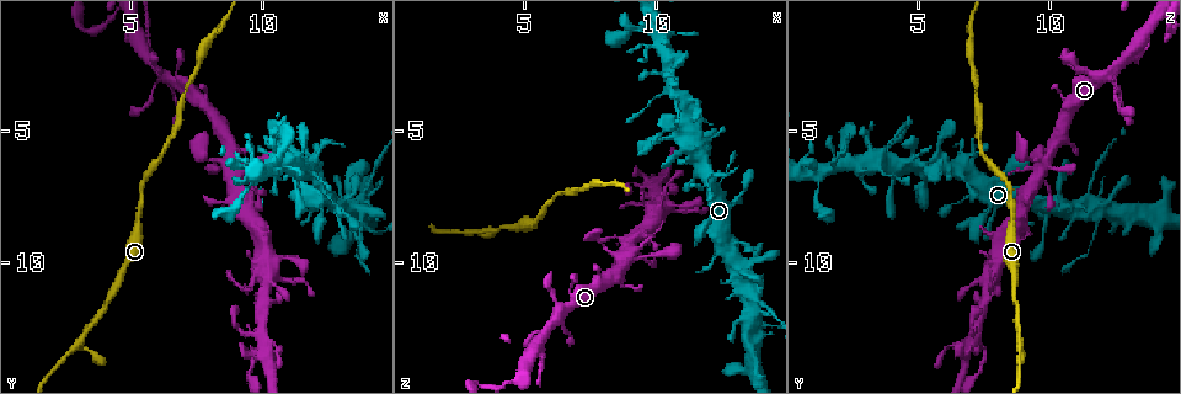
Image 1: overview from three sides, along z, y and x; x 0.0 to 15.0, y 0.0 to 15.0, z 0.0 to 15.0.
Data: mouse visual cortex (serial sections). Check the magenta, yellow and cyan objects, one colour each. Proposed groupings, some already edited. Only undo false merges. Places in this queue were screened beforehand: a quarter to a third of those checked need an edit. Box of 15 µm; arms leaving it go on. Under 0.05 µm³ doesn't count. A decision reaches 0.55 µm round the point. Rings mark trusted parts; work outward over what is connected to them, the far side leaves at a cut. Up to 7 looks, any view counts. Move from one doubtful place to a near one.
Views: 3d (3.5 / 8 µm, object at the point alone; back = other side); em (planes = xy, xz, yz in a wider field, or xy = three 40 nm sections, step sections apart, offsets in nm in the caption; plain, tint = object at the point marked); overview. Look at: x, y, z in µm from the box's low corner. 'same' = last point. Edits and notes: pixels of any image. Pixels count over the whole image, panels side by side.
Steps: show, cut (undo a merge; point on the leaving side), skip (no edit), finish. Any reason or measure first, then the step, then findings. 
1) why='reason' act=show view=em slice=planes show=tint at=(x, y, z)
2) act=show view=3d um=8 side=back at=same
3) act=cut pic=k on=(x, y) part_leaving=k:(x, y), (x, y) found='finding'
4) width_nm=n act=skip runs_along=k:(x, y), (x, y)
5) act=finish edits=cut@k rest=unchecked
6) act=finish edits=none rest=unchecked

why='thin neck' act=show view=3d um=3.5 at=(13.4, 7.9, 10.0)

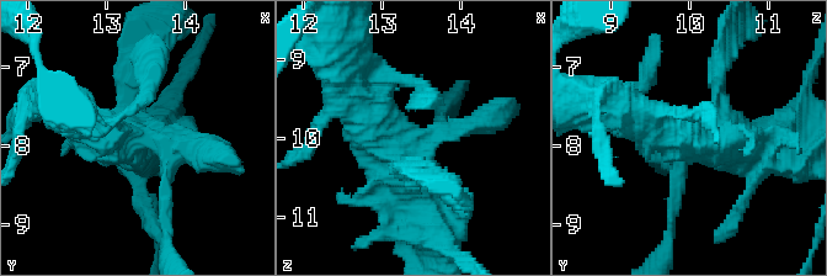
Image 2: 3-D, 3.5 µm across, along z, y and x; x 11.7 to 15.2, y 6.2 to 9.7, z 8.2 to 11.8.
why='need the tissue' act=show view=em slice=xy step=2 show=tint at=(13.45, 7.90, 10.00)

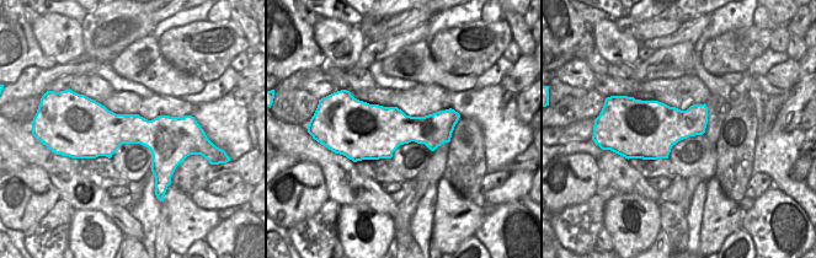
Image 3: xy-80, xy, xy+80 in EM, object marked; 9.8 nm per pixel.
act=show view=em slice=xy step=3 show=tint at=same

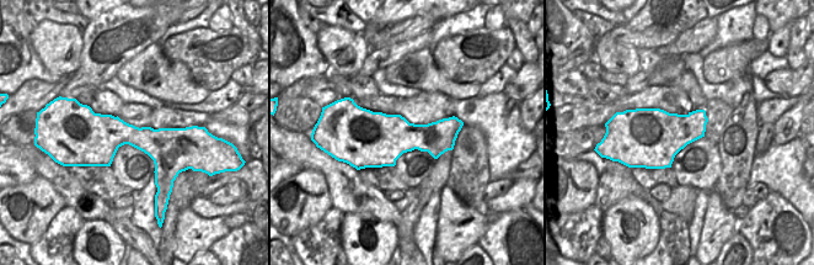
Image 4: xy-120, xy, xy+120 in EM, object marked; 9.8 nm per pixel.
act=skip runs_along=2:(362, 105), (433, 240) found='all the same cell'

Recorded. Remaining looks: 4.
why='thin arm on a thick one' act=show view=3d um=3.5 at=(10.2, 6.5, 1.5)

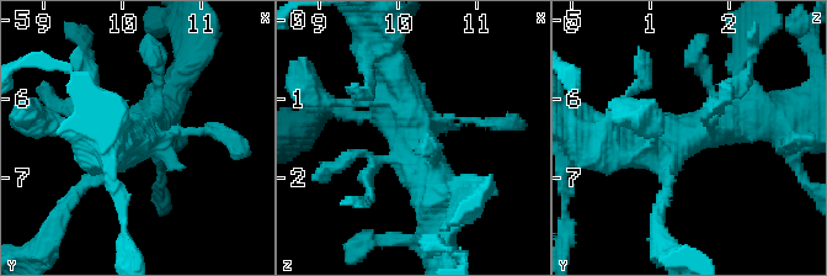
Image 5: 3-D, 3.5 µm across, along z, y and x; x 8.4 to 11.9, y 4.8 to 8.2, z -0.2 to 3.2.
act=show view=em slice=xy step=2 show=tint at=(10.15, 6.50, 1.45)

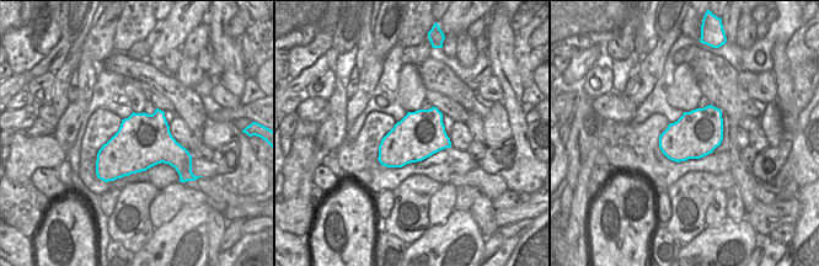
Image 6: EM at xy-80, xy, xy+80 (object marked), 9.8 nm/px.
why='another direction' act=show view=em slice=xy step=1 show=tint at=same

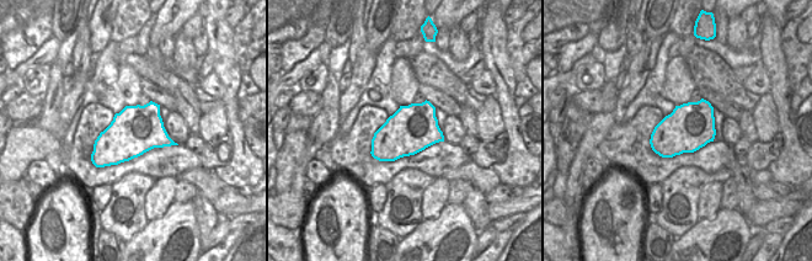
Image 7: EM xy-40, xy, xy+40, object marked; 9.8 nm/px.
act=skip runs_along=5:(432, 201), (417, 138), (352, 116) found='continuous, no second cell'

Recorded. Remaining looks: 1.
why='abrupt turn' act=show view=3d um=3.5 side=back at=(10.0, 12.8, 7.2)

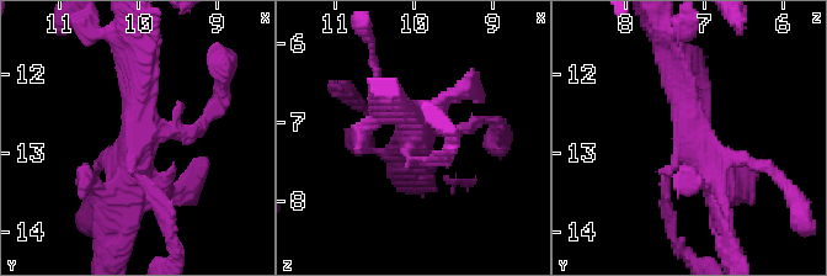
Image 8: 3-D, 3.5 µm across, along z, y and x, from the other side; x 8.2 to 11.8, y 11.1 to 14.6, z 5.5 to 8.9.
act=skip runs_along=8:(671, 65), (719, 217) found='one cell here'

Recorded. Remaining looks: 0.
act=finish edits=none rest=unchecked

